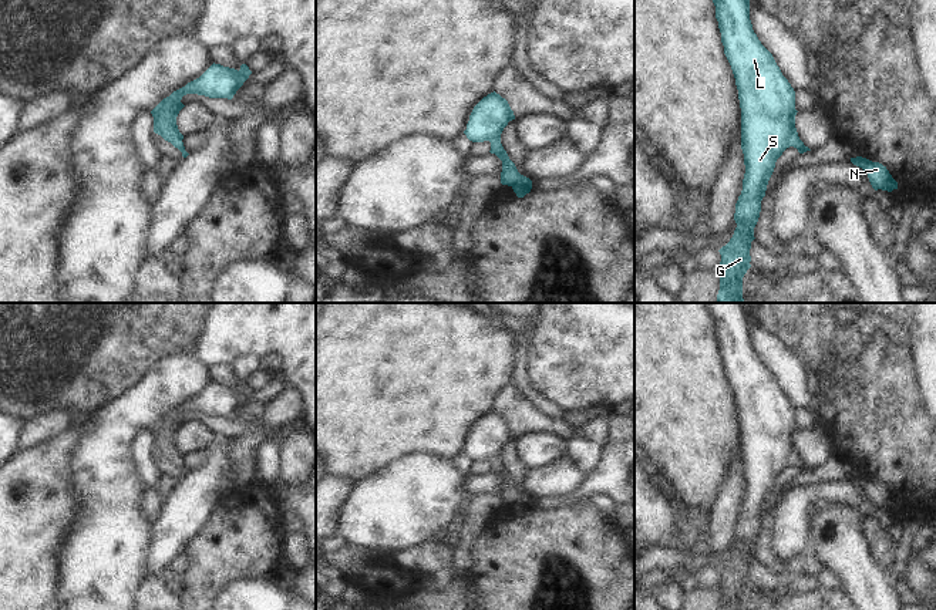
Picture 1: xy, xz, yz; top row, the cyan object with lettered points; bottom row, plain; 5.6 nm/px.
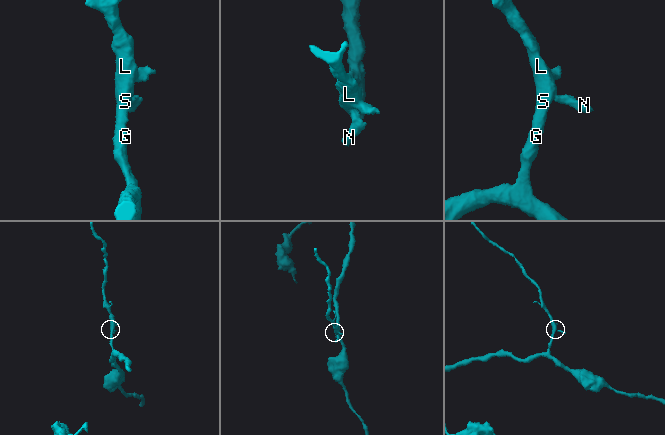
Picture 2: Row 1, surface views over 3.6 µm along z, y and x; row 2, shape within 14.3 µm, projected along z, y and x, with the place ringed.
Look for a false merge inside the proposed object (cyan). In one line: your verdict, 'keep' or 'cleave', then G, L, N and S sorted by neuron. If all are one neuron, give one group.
keep | G L N S

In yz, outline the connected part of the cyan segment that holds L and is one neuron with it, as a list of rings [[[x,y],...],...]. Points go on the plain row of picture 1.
[[[704,303],[716,324],[716,337],[721,351],[724,373],[731,384],[741,427],[741,468],[744,472],[745,492],[743,509],[735,522],[734,539],[737,546],[730,560],[718,570],[720,609],[743,610],[743,596],[751,586],[751,560],[754,546],[761,530],[761,519],[765,515],[768,499],[774,491],[777,478],[782,471],[794,465],[799,472],[811,469],[799,458],[795,446],[795,410],[782,394],[772,373],[761,363],[750,338],[750,311],[743,303]]]

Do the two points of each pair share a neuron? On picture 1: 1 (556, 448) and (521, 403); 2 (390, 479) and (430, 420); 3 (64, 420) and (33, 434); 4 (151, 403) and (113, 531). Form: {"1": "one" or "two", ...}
{"1": "two", "2": "two", "3": "one", "4": "one"}

